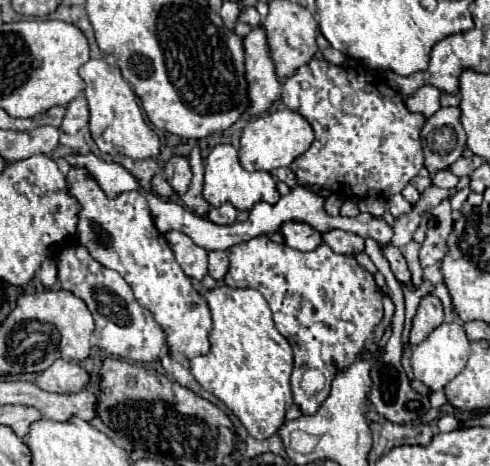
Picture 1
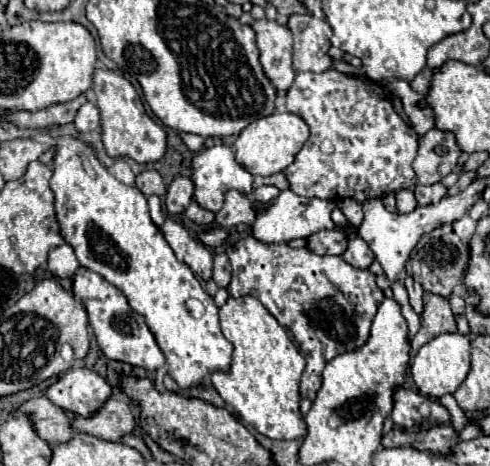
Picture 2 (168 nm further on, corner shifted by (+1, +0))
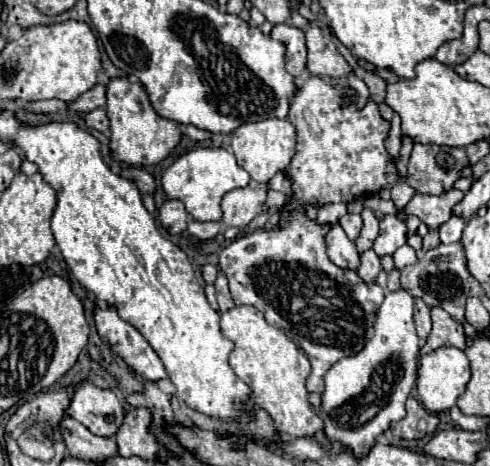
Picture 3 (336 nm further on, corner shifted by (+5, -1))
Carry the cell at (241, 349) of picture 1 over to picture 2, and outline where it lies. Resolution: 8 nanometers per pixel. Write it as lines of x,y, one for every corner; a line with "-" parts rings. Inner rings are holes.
255,296
227,298
219,308
223,336
233,344
233,360
227,372
211,372
209,382
219,396
257,432
271,440
293,440
305,436
305,422
299,412
299,378
305,358
287,332

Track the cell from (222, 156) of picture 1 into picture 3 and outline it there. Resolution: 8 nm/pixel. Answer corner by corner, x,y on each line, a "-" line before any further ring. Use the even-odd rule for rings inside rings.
199,147
180,156
171,166
165,169
161,177
161,187
167,199
183,201
185,209
195,221
221,221
221,199
227,191
245,187
249,183
249,173
237,165
235,155
225,149

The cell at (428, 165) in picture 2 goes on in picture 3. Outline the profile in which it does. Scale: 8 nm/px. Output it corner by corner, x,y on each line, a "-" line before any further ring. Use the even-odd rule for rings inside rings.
415,145
413,147
413,151
411,151
411,157
409,157
409,165
407,165
407,169
409,169
409,177
407,177
407,183
417,191
417,193
423,193
423,195
443,195
445,191
449,191
449,189
453,189
453,183
457,181
457,179
461,178
461,171
464,167
472,167
469,161
467,161
467,155
464,148
461,147
452,147
445,157
445,165
443,165
443,157
439,159
439,165
443,167
443,169
451,169
451,165
453,165
453,161
457,159
457,171
441,171
441,167
437,167
437,161
435,161
435,157
440,151
448,150
447,147
438,146
438,145

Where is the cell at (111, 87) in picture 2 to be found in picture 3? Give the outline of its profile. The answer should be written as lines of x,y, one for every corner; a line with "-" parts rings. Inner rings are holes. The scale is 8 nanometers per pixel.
127,77
111,79
107,85
107,115
111,119
111,151
113,159
129,163
129,165
155,165
161,163
181,141
179,123
163,119
155,113
149,103
149,95
143,85
131,83

